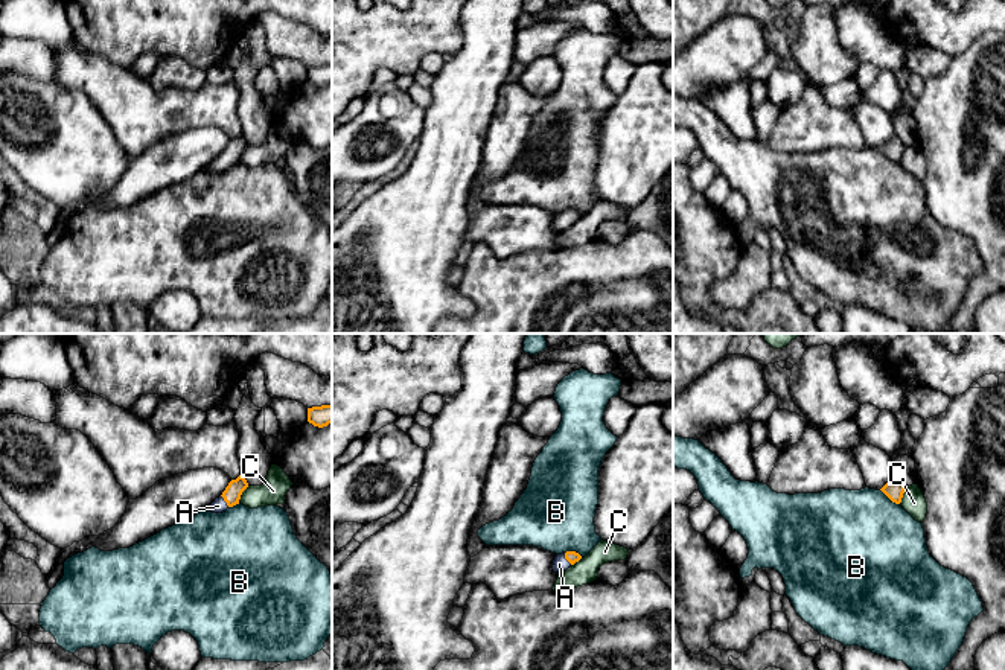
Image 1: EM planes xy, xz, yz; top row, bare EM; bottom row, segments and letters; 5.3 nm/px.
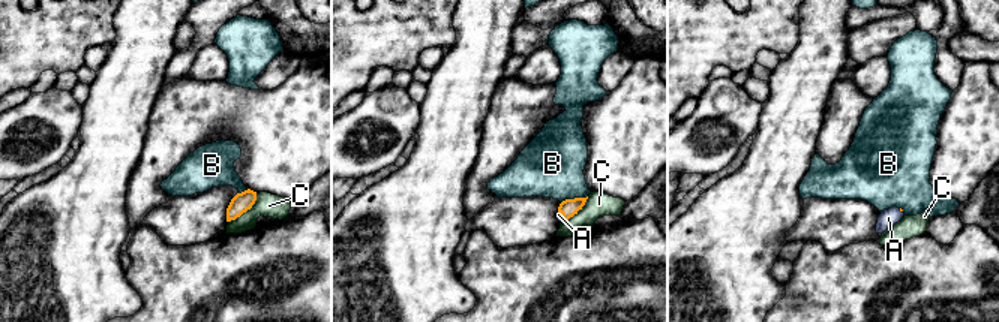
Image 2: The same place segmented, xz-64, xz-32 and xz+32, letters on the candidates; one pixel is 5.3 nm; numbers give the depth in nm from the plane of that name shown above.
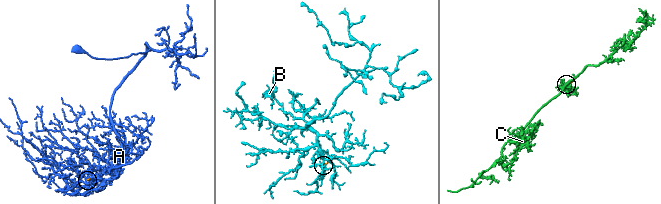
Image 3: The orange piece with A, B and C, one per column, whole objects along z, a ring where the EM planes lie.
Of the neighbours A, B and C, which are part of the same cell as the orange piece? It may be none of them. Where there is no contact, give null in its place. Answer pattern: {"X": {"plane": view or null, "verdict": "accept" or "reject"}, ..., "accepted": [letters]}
{"A": {"plane": "xy", "verdict": "accept"}, "B": {"plane": "yz", "verdict": "reject"}, "C": {"plane": "xy", "verdict": "reject"}, "accepted": ["A"]}

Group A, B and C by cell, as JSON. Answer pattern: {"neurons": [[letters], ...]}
{"neurons": [["A"], ["B"], ["C"]]}

